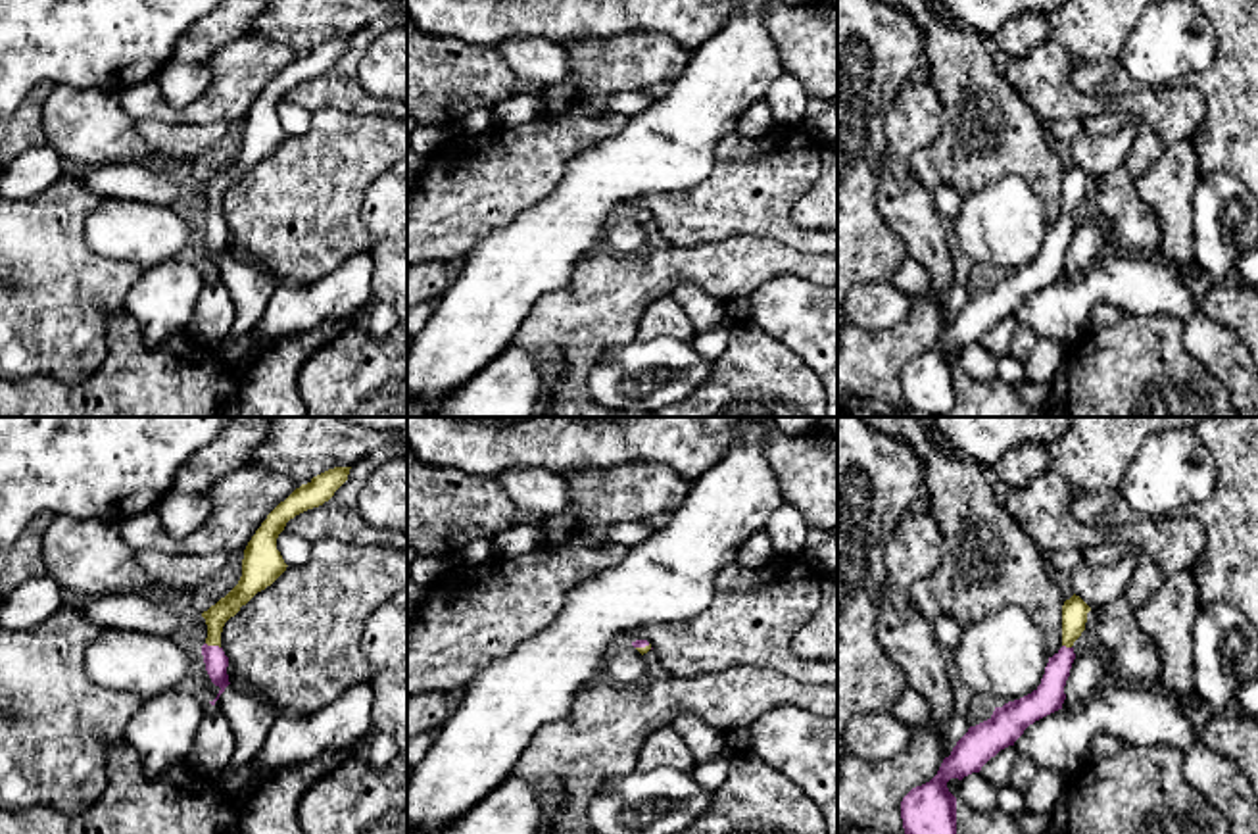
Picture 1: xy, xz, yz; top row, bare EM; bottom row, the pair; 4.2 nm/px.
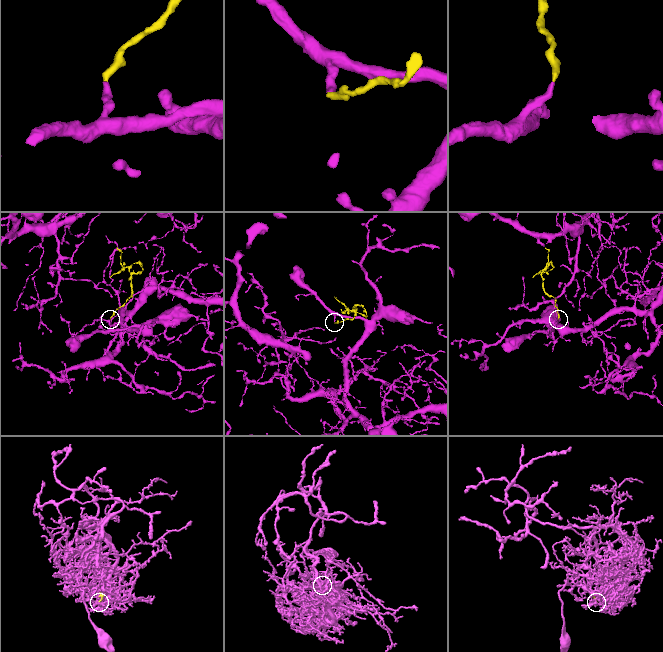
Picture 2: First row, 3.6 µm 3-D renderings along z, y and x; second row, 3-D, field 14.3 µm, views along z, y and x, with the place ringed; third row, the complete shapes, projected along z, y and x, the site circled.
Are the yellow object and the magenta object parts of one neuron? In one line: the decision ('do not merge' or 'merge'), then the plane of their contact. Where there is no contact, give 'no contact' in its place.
merge | xy

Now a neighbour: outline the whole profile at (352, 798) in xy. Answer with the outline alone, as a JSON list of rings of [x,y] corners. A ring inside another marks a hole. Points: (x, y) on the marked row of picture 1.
[[[407,592],[375,609],[365,625],[361,650],[375,665],[375,730],[398,742],[398,755],[382,771],[369,769],[355,757],[321,776],[296,811],[303,834],[407,834]]]

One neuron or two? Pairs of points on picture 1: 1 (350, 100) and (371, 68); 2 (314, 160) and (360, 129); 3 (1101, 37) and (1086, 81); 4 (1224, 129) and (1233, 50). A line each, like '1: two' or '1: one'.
1: two
2: one
3: two
4: one

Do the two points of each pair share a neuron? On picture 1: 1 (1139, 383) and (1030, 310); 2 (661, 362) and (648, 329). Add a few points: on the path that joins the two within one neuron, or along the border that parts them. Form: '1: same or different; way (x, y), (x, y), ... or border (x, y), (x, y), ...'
1: different; border (1103, 302), (1093, 308), (1089, 327), (1070, 346)
2: different; border (638, 337), (692, 341)

